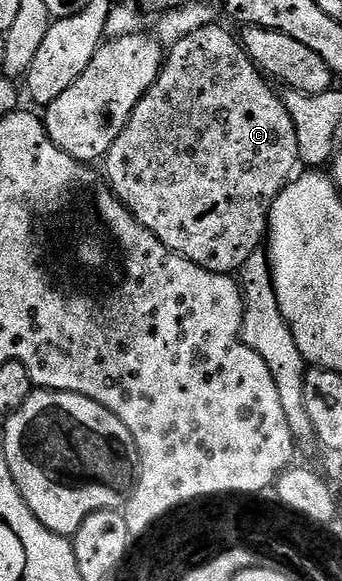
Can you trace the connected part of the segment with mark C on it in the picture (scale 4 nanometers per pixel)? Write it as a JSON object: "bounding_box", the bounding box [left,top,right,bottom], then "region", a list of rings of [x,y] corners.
{"bounding_box":[104,25,301,275],"region":[[[218,25],[200,27],[195,33],[187,33],[183,41],[172,44],[168,48],[161,64],[161,72],[153,87],[141,98],[139,105],[131,113],[123,133],[115,137],[115,145],[104,157],[105,175],[109,178],[108,190],[117,196],[125,208],[137,218],[167,249],[174,251],[176,255],[187,257],[187,261],[195,261],[208,271],[214,271],[220,275],[233,275],[240,272],[241,267],[266,242],[269,229],[269,210],[279,197],[279,193],[285,188],[285,184],[294,178],[295,172],[301,163],[299,157],[299,137],[295,137],[295,121],[291,121],[291,113],[287,113],[285,100],[280,94],[276,95],[269,86],[270,80],[258,71],[257,67],[249,60],[245,52],[242,40],[236,39],[229,31],[224,31]]]}

